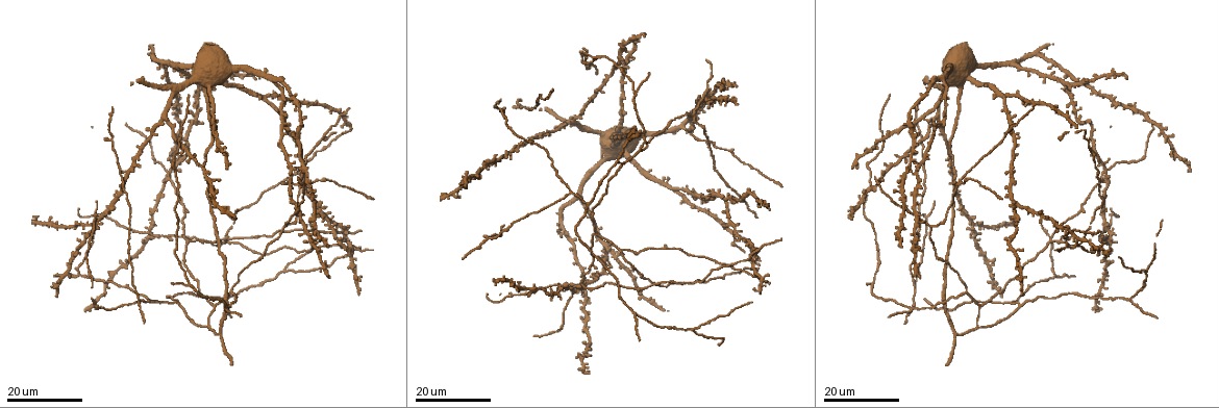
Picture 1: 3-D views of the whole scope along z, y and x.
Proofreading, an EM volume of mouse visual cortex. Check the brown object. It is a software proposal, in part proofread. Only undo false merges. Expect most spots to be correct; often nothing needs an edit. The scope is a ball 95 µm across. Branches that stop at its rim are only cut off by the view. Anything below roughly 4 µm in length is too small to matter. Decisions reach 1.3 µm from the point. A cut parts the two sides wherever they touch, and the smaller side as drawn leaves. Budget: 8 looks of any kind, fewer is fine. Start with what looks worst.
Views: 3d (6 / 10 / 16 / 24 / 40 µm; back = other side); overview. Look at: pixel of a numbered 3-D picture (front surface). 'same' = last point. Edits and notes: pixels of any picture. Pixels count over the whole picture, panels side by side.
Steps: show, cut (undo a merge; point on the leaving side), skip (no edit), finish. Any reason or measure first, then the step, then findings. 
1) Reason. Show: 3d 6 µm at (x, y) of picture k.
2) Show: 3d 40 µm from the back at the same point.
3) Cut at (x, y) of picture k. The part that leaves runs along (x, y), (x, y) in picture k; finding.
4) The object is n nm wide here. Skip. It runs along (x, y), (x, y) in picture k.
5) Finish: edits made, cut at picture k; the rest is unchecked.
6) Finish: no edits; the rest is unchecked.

Looks like a crossing. Show: 3d 24 µm at (710, 143) of picture 1.

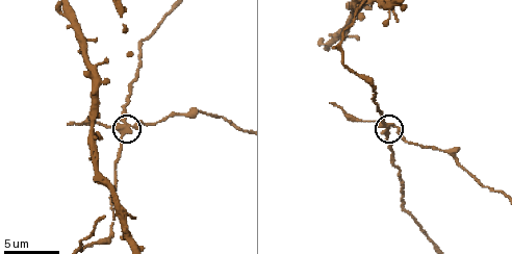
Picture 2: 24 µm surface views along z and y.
Show: 3d 6 µm at (128, 125) of picture 2.

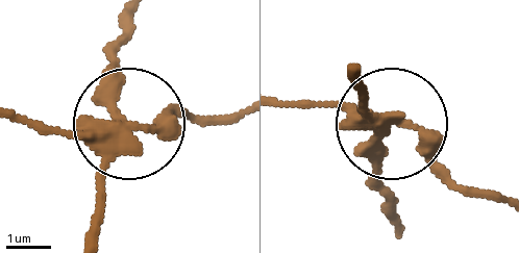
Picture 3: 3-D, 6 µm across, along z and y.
The object is 350 nm wide here. Cut at (175, 127) of picture 3. The part that leaves runs along (115, 135), (233, 112) in picture 3; two neurons meet here.

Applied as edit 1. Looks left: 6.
Show: 3d 24 µm at (167, 178) of picture 1.

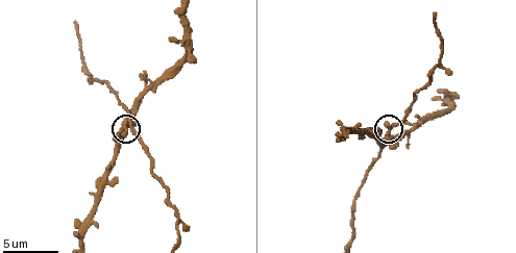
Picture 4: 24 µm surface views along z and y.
Show: 3d 10 µm at (126, 127) of picture 4.

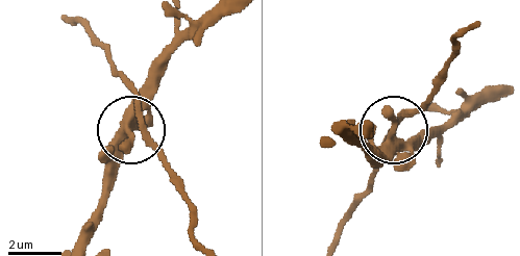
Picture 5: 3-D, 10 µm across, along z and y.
Skip. It runs along (207, 20), (174, 53), (109, 165) in picture 5; continuous, no second neuron.

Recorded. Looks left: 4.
Three arms meet. Show: 3d 16 µm at (225, 309) of picture 1.

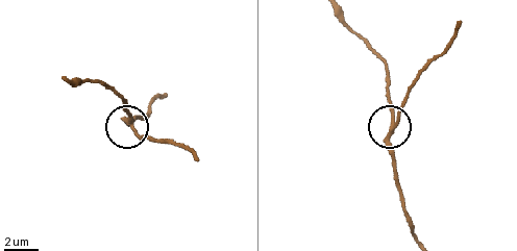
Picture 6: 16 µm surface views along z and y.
Zoom in. Show: 3d 10 µm at (133, 123) of picture 6.

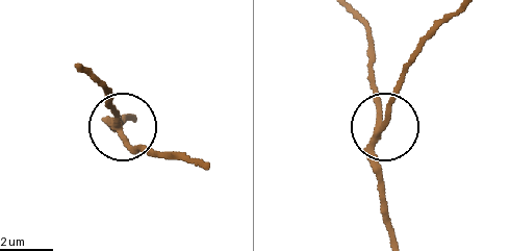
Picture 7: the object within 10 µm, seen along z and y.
3 arms meet here. Skip. It runs along (397, 241), (374, 140), (410, 61) in picture 7; one neuron here.

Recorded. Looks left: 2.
Arms part here. Show: 3d 24 µm at (179, 303) of picture 1.

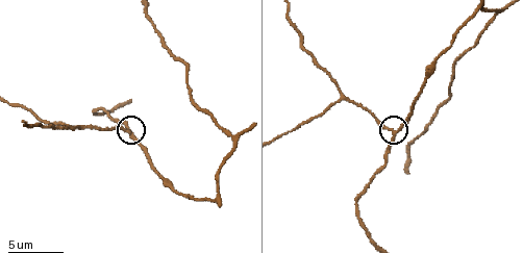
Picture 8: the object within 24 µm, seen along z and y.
Zoom in. Show: 3d 10 µm at (396, 133) of picture 8.

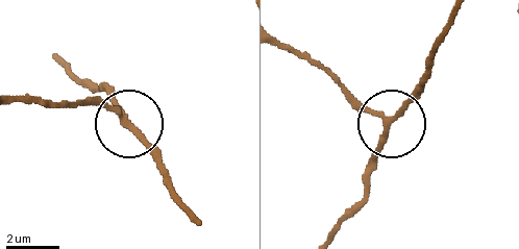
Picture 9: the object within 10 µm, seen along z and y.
The side arm is 72 µm long. Skip. It runs along (458, 9), (423, 90), (401, 117), (388, 121), (349, 92) in picture 9; continuous, no second neuron.

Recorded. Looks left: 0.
Finish: edits made, cut at picture 3; the rest is unchecked.

